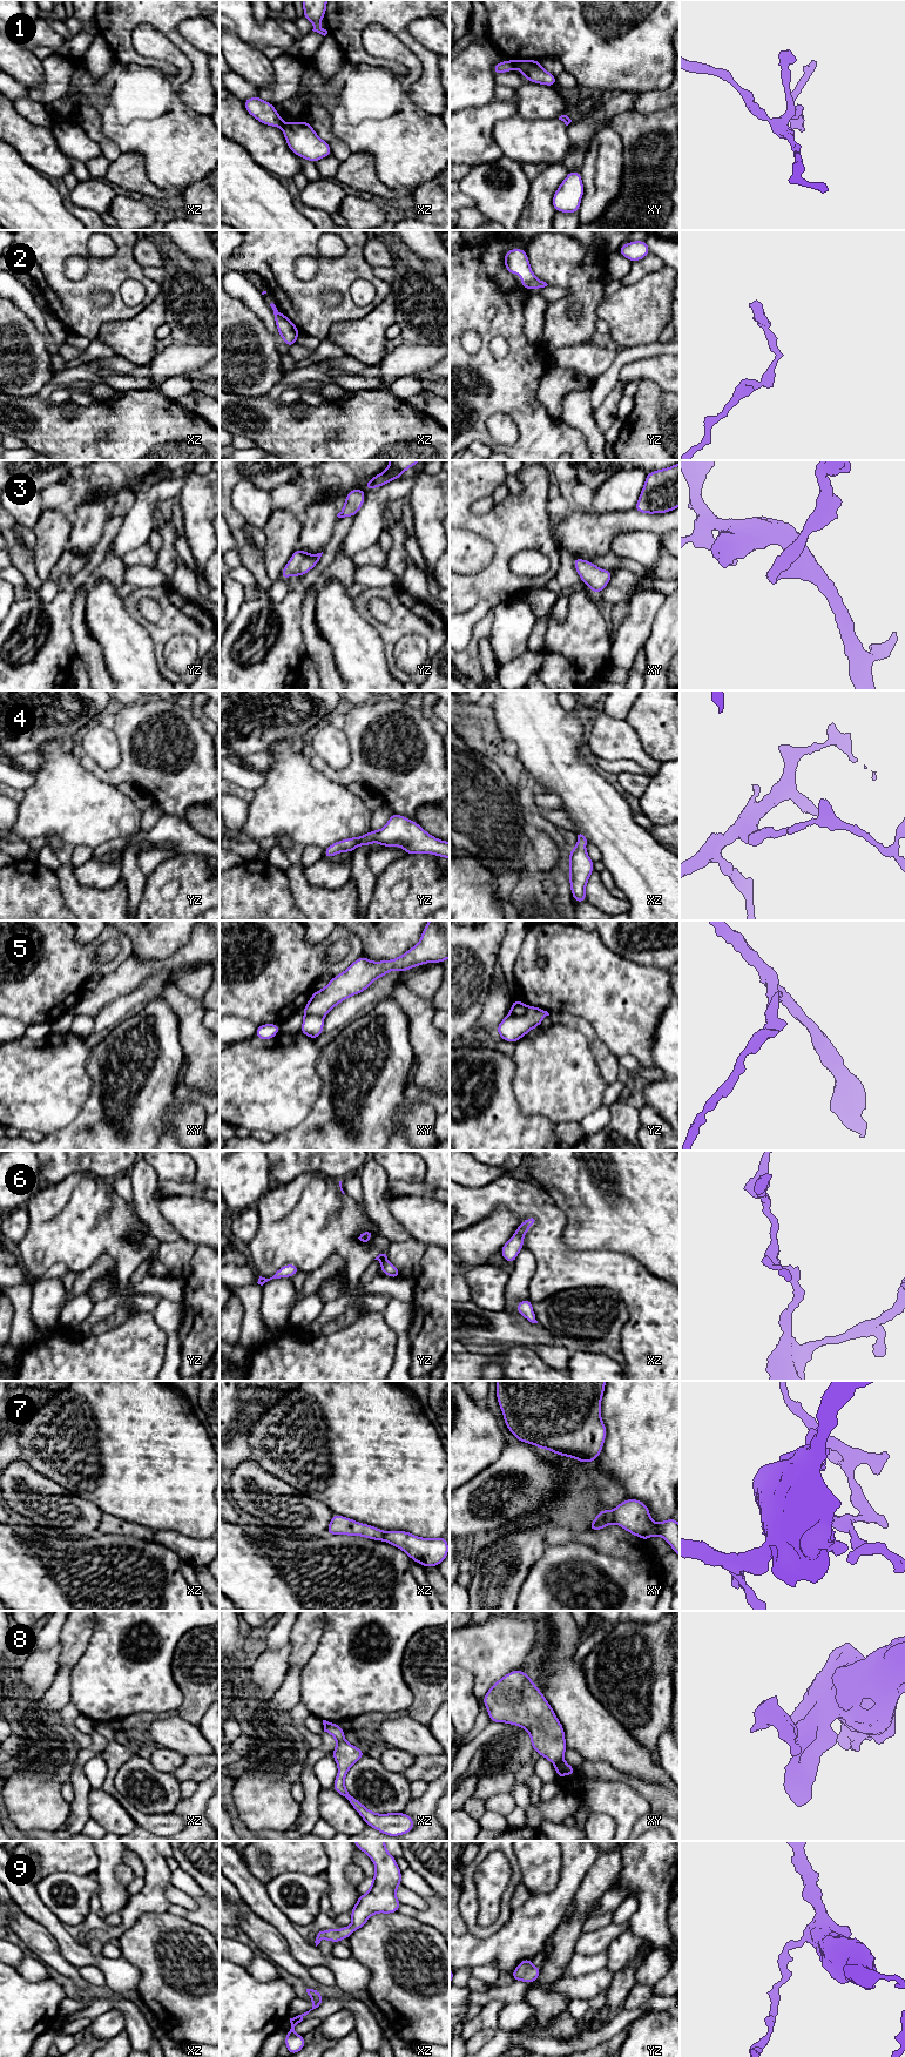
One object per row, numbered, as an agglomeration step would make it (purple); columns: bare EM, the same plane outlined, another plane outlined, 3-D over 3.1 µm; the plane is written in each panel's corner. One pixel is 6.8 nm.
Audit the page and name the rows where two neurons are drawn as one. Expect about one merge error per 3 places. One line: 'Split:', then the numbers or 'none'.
Split: 1, 2, 5, 7, 8

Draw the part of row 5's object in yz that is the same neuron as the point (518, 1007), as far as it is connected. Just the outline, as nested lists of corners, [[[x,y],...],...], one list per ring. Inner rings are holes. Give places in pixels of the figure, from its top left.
[[[514,999],[509,1012],[514,1016],[522,1016],[527,1010],[527,1005],[519,999]]]

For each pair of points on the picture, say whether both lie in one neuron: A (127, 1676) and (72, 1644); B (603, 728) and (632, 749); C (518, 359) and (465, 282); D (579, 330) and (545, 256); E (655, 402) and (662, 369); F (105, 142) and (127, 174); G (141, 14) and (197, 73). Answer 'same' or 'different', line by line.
A: different
B: same
C: same
D: same
E: different
F: different
G: same

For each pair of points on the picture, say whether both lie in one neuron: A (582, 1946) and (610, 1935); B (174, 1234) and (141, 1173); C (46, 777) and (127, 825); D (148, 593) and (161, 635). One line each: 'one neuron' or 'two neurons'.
A: one neuron
B: one neuron
C: one neuron
D: one neuron

